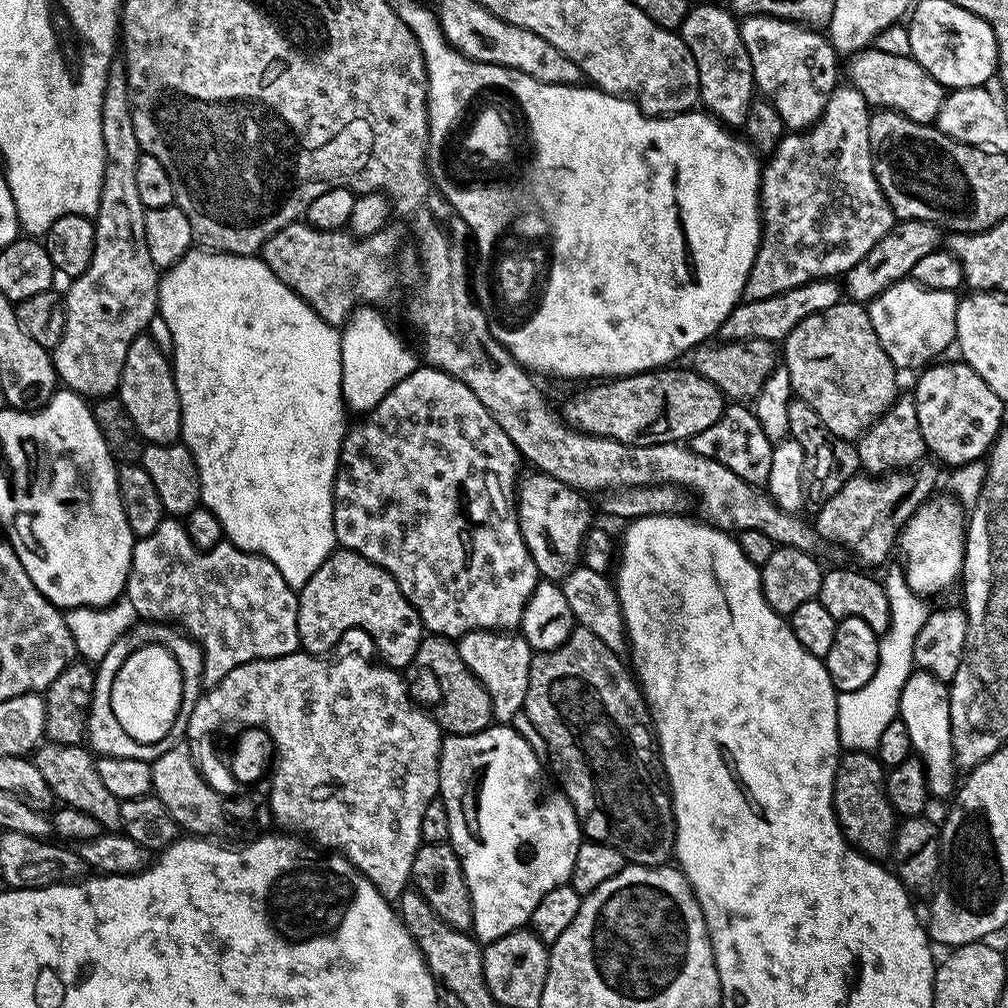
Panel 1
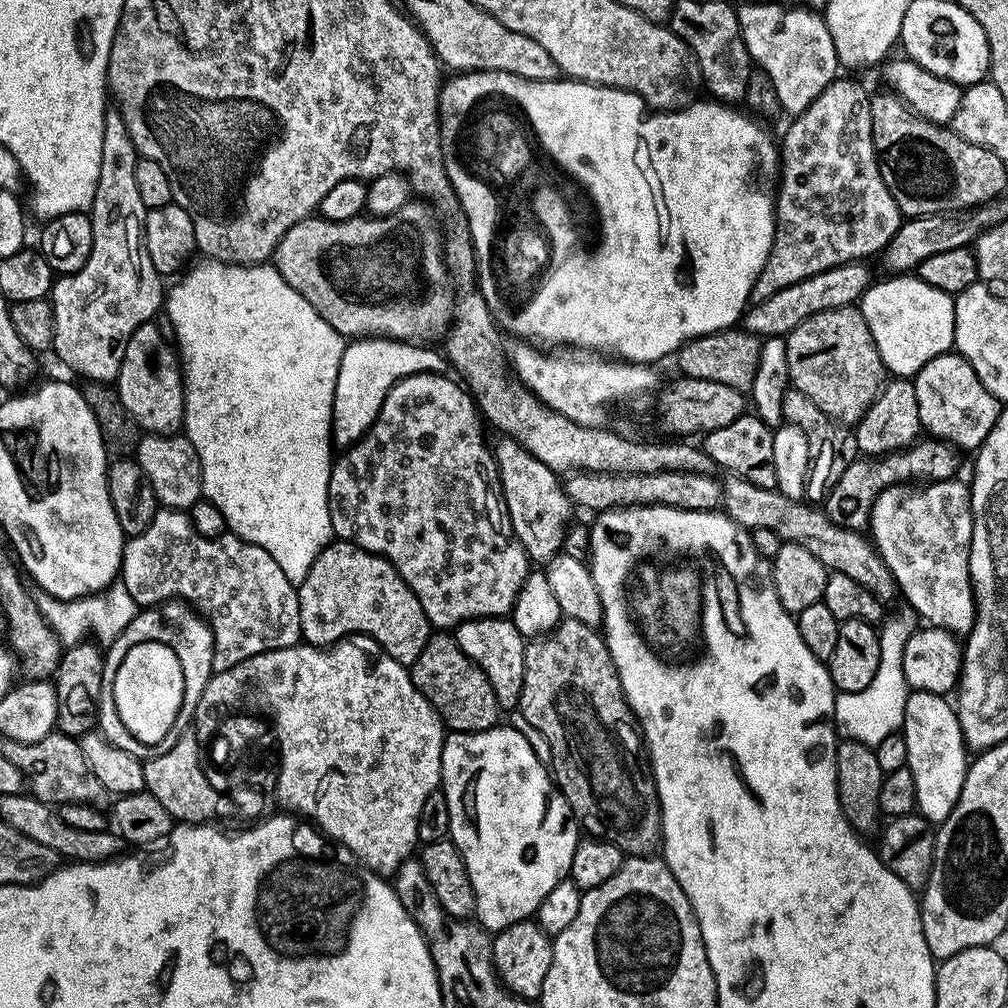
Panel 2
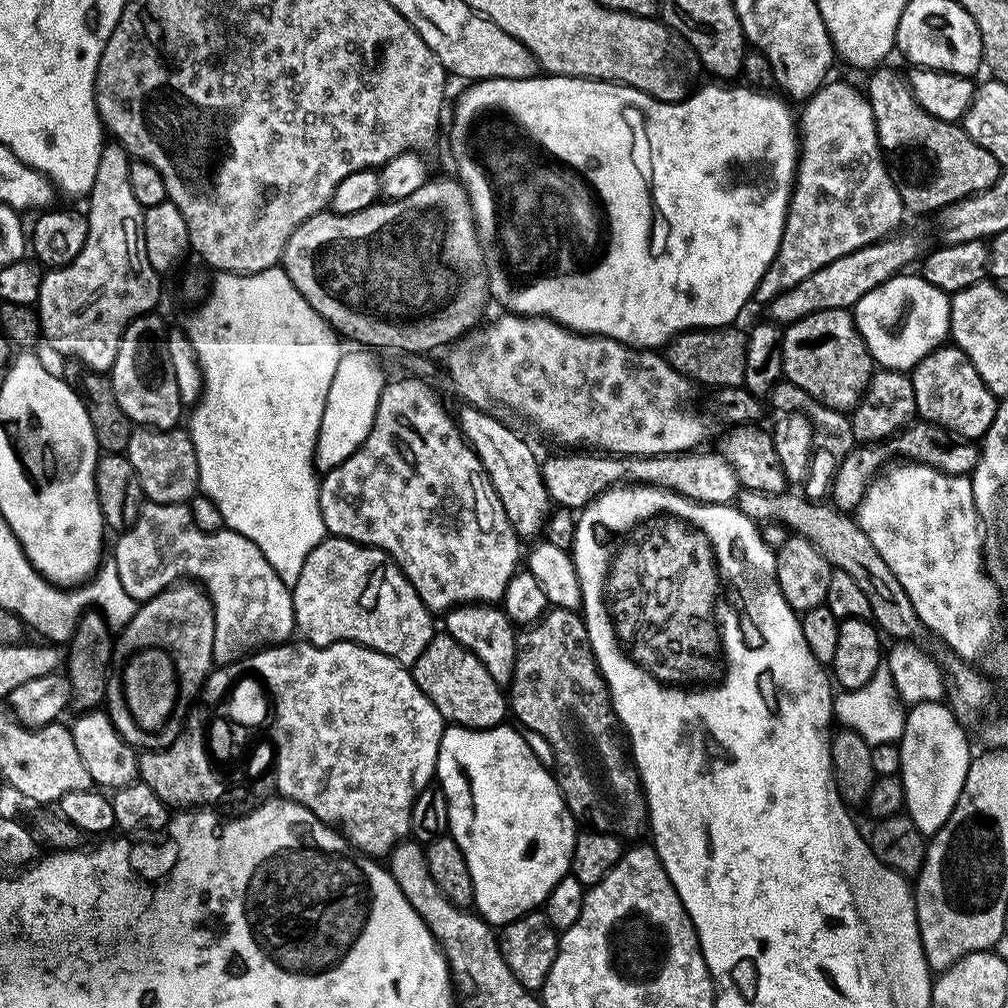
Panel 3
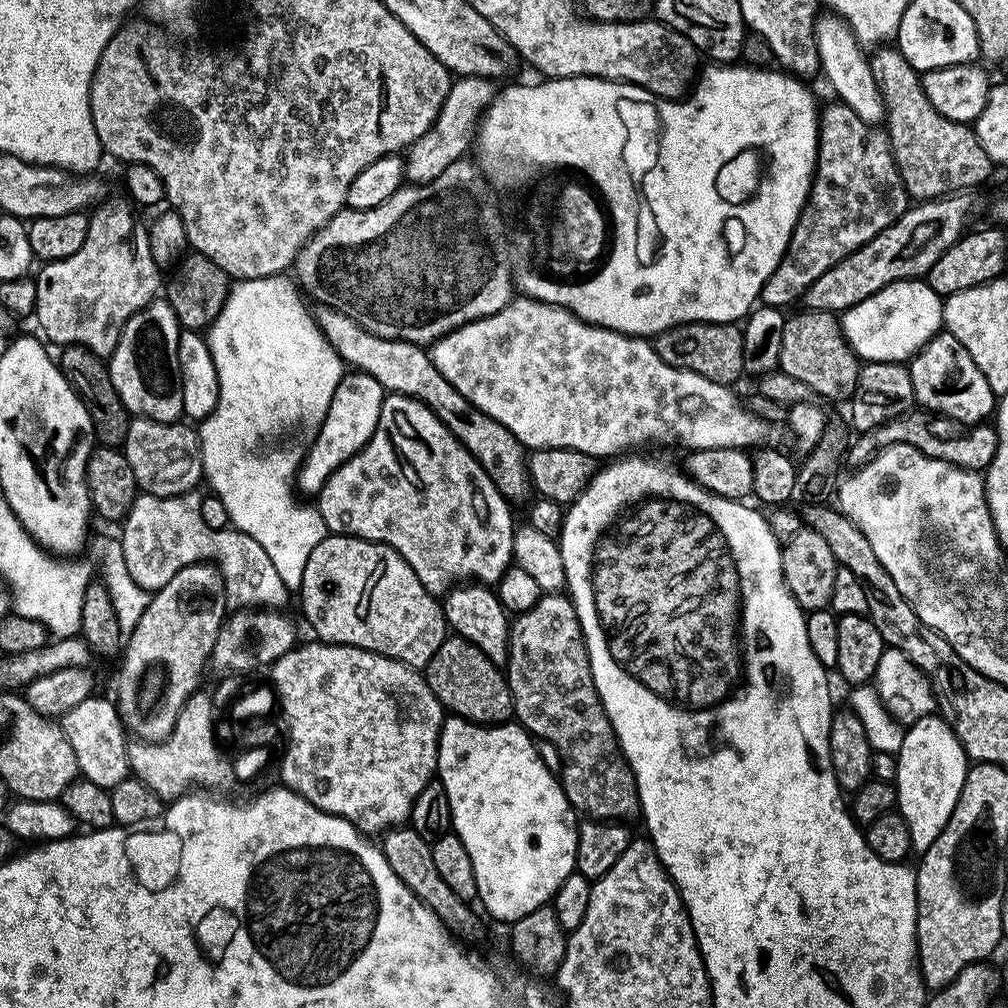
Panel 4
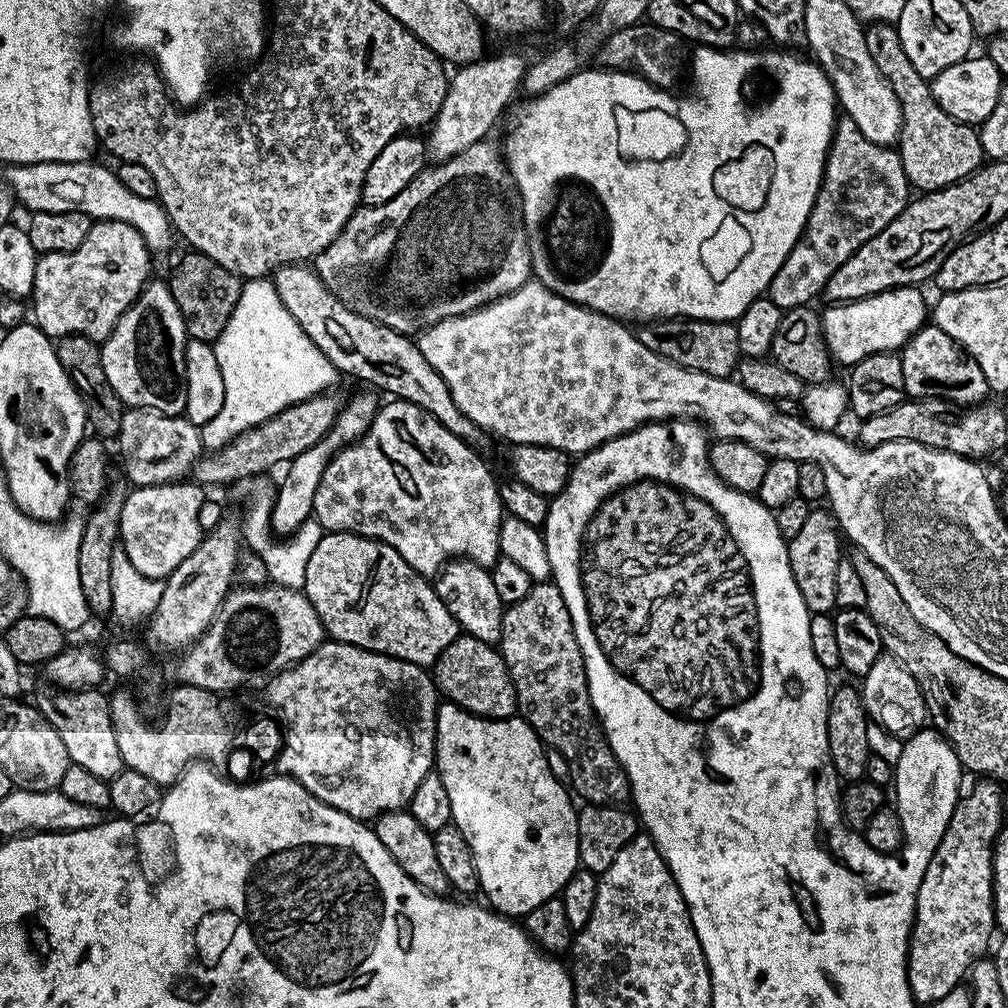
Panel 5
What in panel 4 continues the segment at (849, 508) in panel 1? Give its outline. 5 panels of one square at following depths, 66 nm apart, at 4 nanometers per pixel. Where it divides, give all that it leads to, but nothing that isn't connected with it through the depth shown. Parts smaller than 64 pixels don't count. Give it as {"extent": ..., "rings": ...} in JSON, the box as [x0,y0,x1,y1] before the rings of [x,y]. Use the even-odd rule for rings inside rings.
{"extent":[846,410,998,473],"rings":[[[909,410],[882,426],[871,428],[869,432],[861,432],[855,437],[856,445],[849,447],[846,456],[855,462],[863,462],[876,455],[881,448],[890,444],[909,444],[930,458],[938,458],[942,462],[950,462],[959,468],[969,468],[972,472],[983,473],[994,458],[994,450],[998,450],[996,429],[991,423],[963,424],[949,416],[941,416],[939,412],[927,410]]]}

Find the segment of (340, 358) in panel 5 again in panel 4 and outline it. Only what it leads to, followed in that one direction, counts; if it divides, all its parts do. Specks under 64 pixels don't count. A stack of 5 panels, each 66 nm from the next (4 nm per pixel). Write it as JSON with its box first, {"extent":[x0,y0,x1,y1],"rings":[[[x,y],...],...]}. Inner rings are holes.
{"extent":[314,307,530,502],"rings":[[[317,307],[314,317],[320,332],[330,342],[330,346],[334,346],[345,365],[370,374],[370,378],[383,386],[385,393],[421,400],[452,431],[454,438],[458,438],[458,442],[470,450],[505,500],[515,502],[530,492],[524,445],[514,438],[514,434],[510,434],[510,430],[506,430],[506,426],[502,426],[502,422],[494,422],[490,414],[482,414],[482,410],[462,398],[462,394],[458,394],[458,390],[454,390],[454,386],[442,378],[431,355],[421,345],[372,334],[354,318],[342,314],[336,308]]]}

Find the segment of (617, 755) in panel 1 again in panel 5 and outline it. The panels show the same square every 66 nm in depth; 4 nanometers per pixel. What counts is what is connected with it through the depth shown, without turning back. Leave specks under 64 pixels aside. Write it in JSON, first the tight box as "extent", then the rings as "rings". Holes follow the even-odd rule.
{"extent":[498,583,630,805],"rings":[[[533,583],[532,589],[524,598],[505,607],[498,647],[500,657],[506,662],[512,675],[519,715],[540,735],[540,739],[548,748],[558,750],[558,754],[566,758],[566,766],[570,766],[568,780],[571,791],[577,797],[580,795],[581,801],[589,804],[623,805],[630,796],[628,775],[618,762],[614,750],[610,750],[608,740],[604,736],[604,729],[600,727],[600,721],[596,719],[596,711],[590,702],[582,650],[574,634],[570,610],[566,610],[566,602],[556,583]]]}

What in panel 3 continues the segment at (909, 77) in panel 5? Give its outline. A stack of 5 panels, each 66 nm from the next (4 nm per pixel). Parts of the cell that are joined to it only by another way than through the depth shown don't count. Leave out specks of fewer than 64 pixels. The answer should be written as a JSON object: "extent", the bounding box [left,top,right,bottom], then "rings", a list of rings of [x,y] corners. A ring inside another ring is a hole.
{"extent":[866,66,1002,214],"rings":[[[888,66],[877,67],[869,75],[873,76],[868,80],[866,95],[874,110],[880,147],[905,209],[909,213],[936,214],[947,204],[957,204],[991,186],[1002,171],[994,154],[982,150],[959,123],[939,120],[920,108],[905,73],[884,67]]]}

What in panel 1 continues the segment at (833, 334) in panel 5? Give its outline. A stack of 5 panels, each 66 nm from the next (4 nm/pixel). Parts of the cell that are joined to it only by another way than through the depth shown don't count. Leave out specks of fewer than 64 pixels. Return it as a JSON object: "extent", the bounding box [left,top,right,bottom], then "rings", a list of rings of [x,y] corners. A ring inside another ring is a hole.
{"extent":[866,278,957,370],"rings":[[[909,278],[882,290],[882,294],[869,300],[866,307],[870,326],[874,326],[874,334],[878,334],[878,342],[882,342],[882,350],[886,350],[892,365],[897,370],[920,370],[943,357],[940,355],[948,347],[953,347],[956,339],[957,303],[956,292],[926,290]]]}

